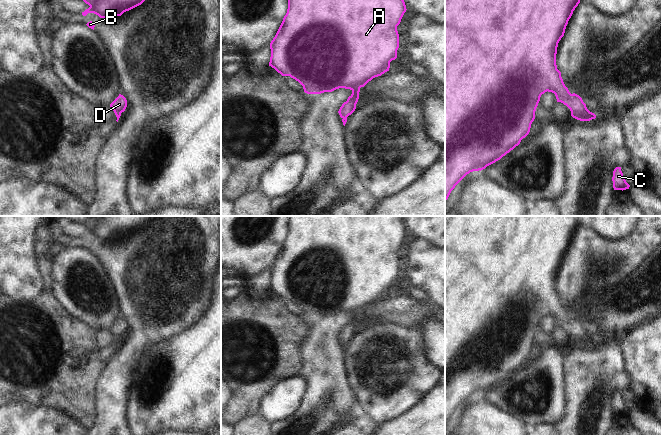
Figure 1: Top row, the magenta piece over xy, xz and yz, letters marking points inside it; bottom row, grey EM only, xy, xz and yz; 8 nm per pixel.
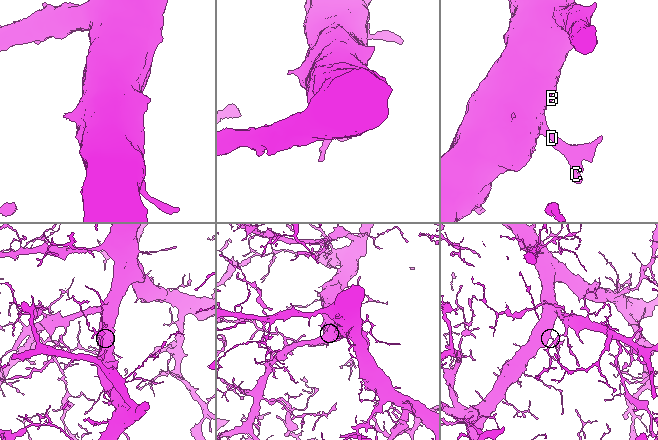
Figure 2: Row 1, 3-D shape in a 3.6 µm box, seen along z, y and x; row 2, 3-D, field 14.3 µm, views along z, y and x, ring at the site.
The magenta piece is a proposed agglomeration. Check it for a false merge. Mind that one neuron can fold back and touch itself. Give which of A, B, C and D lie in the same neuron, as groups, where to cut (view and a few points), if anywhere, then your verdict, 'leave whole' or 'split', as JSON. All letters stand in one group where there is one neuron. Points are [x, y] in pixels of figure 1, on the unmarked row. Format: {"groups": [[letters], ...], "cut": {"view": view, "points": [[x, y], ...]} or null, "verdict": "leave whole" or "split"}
{"groups": [["A", "B", "C", "D"]], "cut": null, "verdict": "leave whole"}

